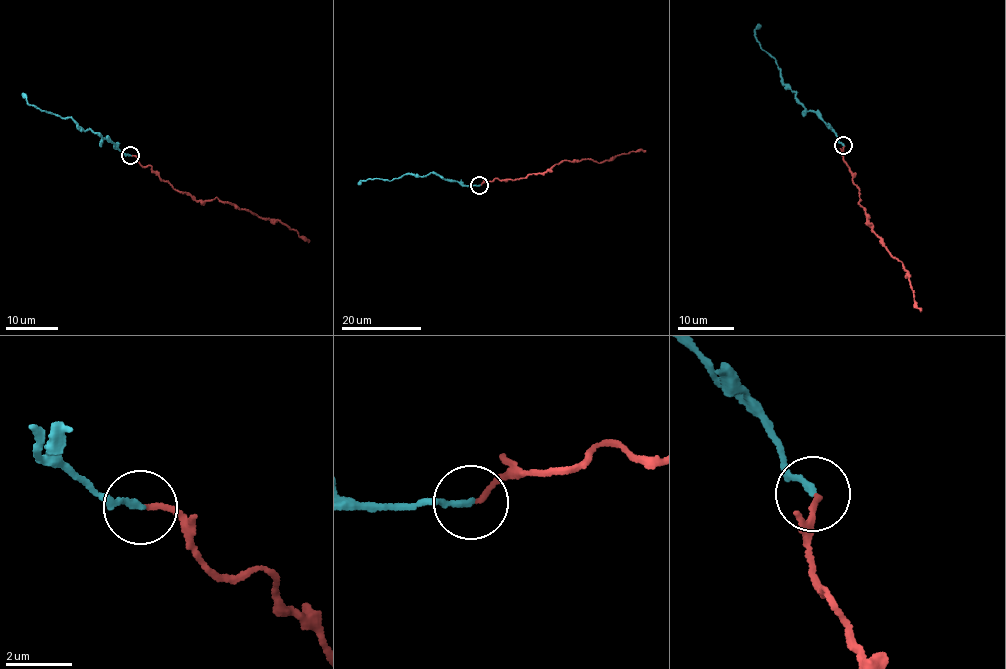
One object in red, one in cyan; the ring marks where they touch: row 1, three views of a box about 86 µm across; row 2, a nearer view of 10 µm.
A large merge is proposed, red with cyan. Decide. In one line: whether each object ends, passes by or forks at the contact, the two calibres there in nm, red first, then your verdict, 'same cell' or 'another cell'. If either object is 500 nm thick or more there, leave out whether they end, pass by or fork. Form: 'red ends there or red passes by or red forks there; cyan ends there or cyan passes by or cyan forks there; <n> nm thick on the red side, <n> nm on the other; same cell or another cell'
red ends there; cyan ends there; 140 nm thick on the red side, 180 nm on the other; same cell

